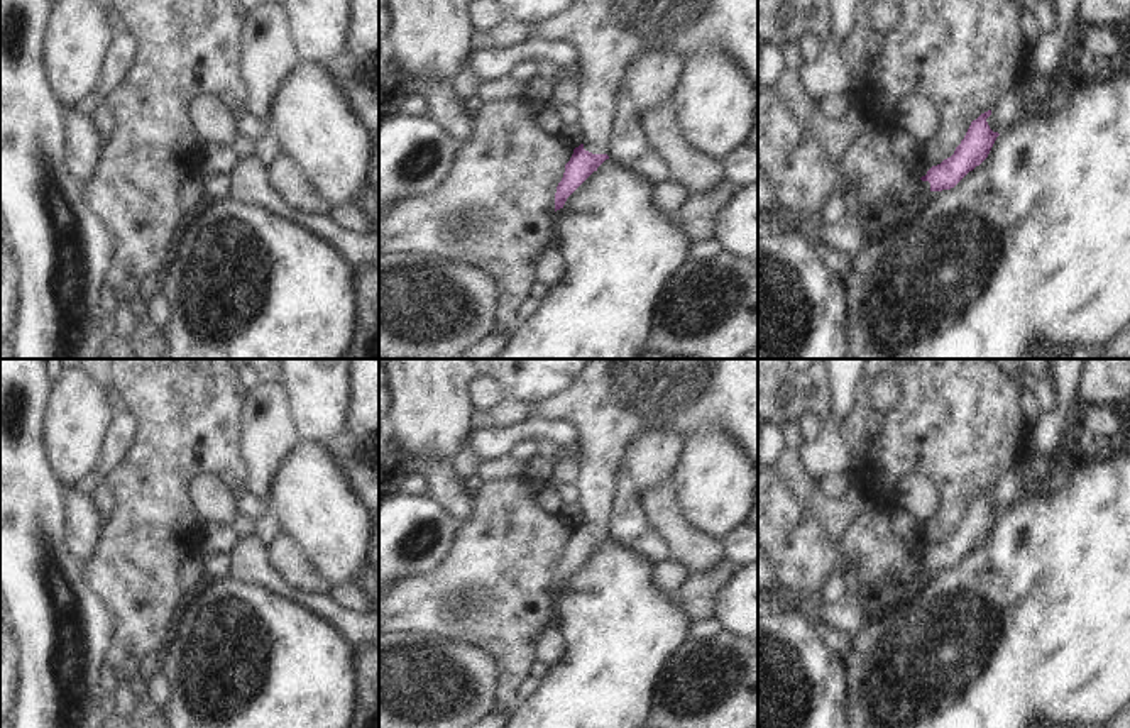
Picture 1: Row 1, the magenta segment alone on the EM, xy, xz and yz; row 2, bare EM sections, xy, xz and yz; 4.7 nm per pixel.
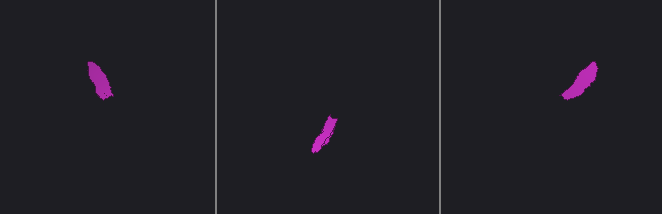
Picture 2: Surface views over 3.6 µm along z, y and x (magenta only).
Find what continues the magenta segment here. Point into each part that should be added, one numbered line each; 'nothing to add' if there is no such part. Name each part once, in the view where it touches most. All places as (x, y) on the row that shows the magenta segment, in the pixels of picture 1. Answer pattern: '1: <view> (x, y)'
1: xz (608, 36)

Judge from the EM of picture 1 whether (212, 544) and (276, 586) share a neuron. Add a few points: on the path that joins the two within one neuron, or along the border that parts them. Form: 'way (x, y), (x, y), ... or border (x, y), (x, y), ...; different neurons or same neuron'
border (237, 540), (229, 554); different neurons

